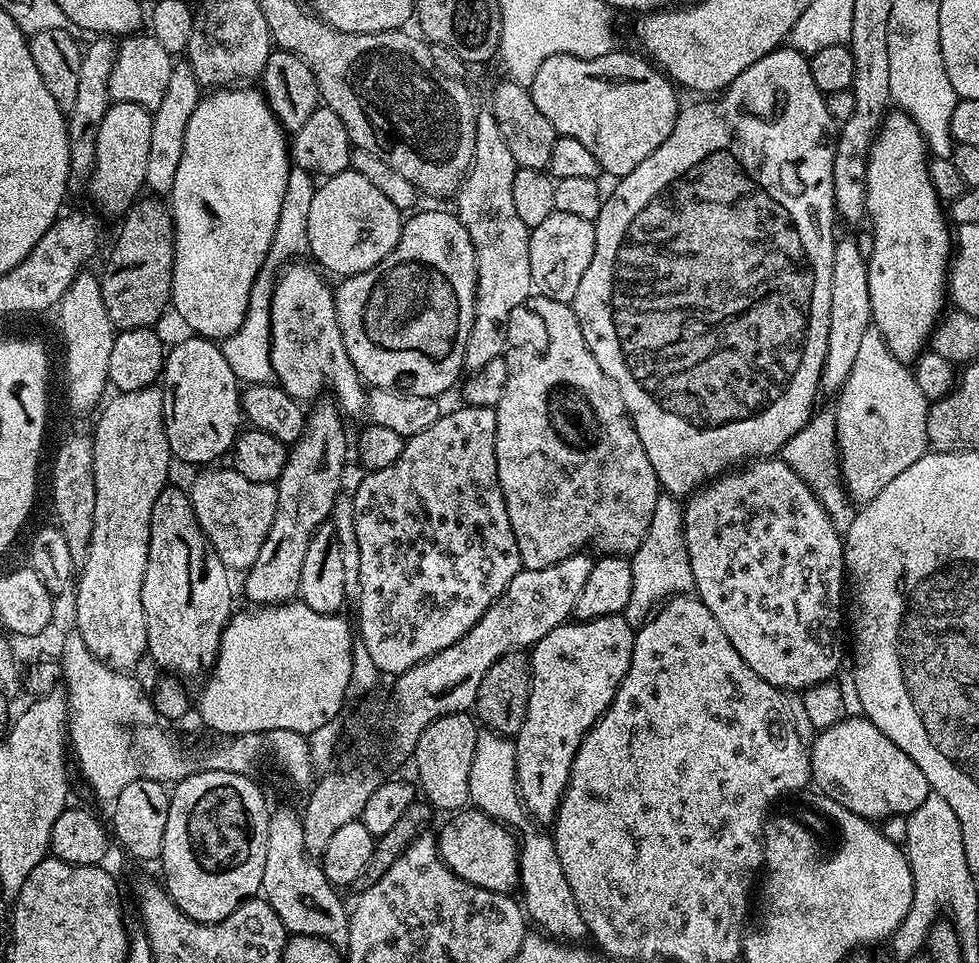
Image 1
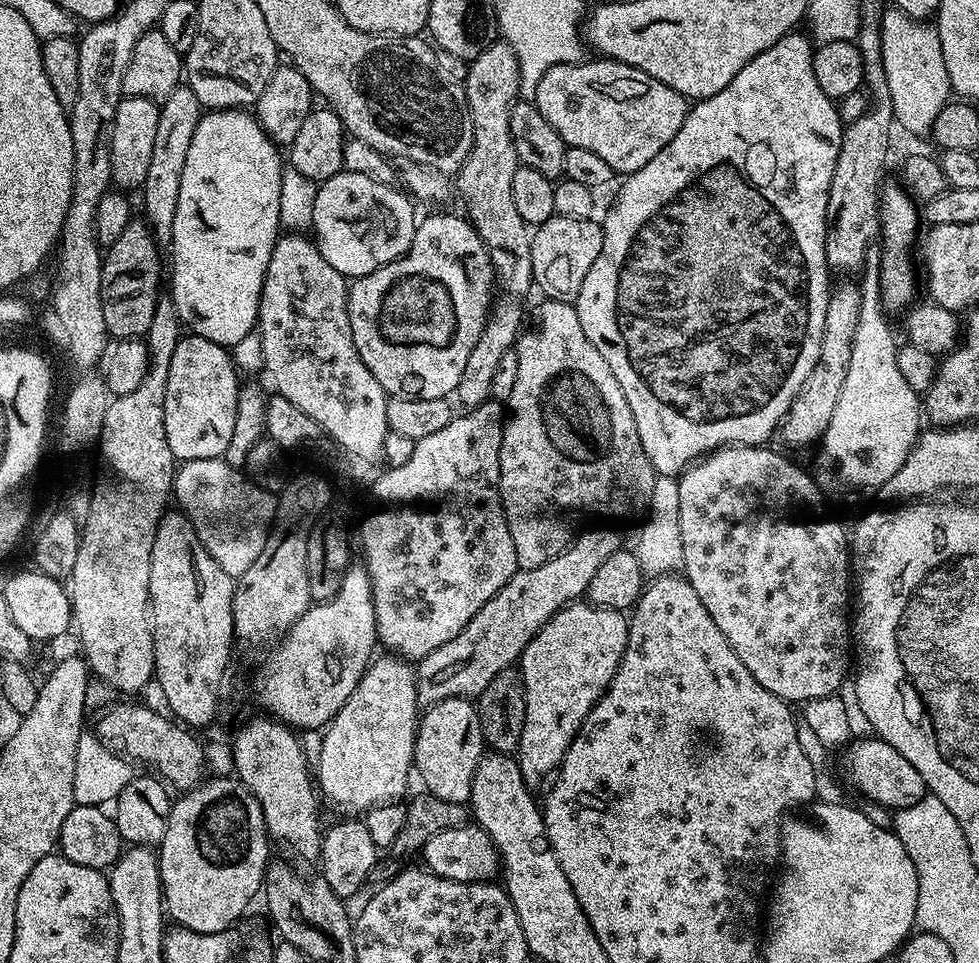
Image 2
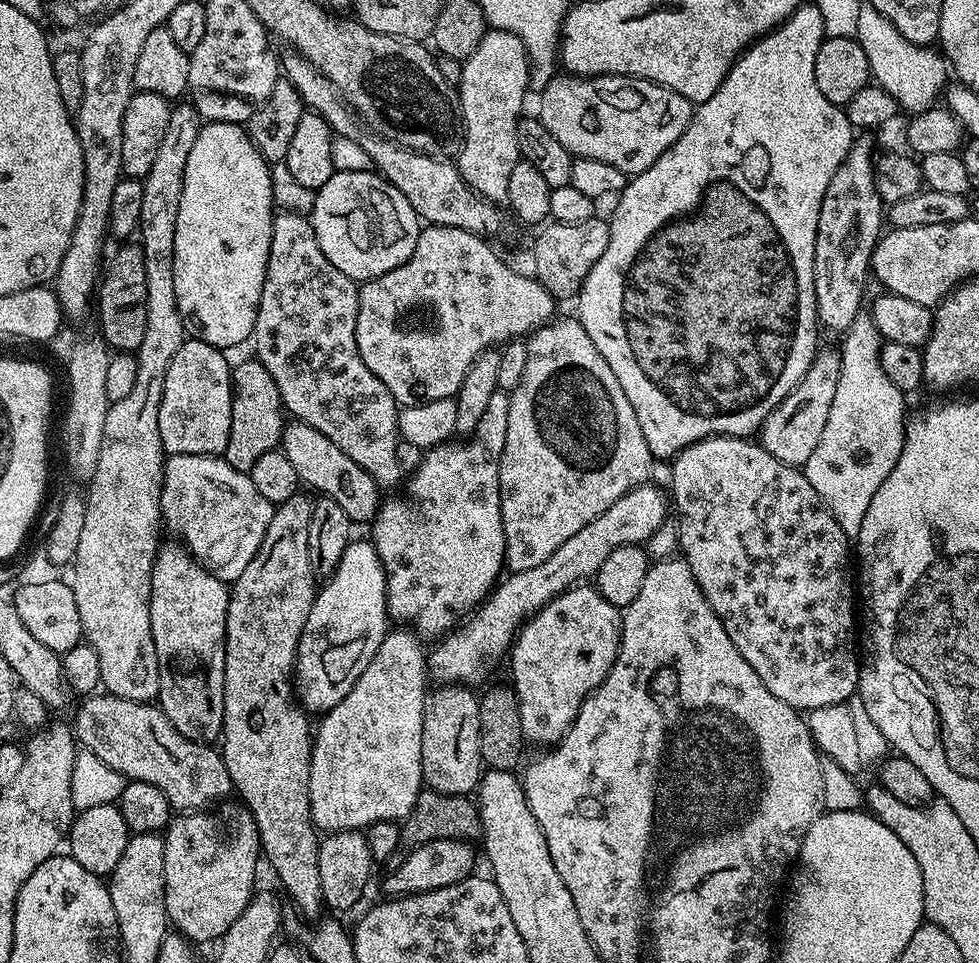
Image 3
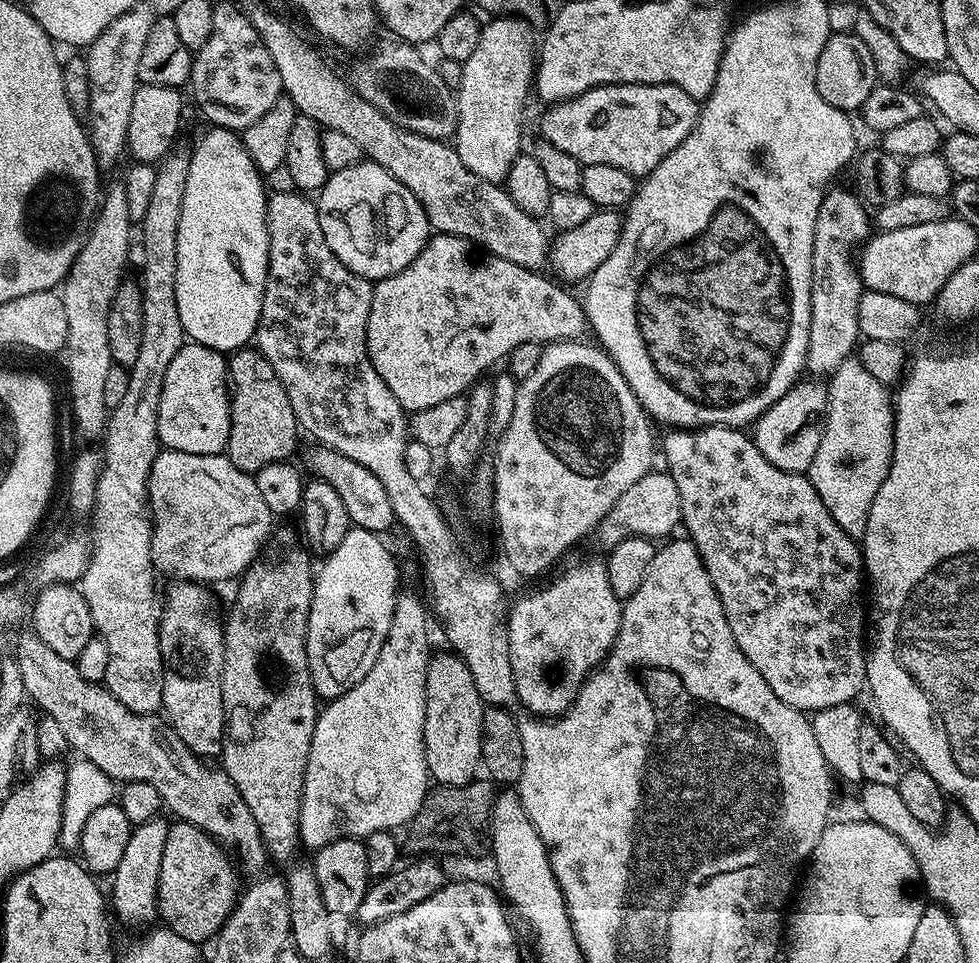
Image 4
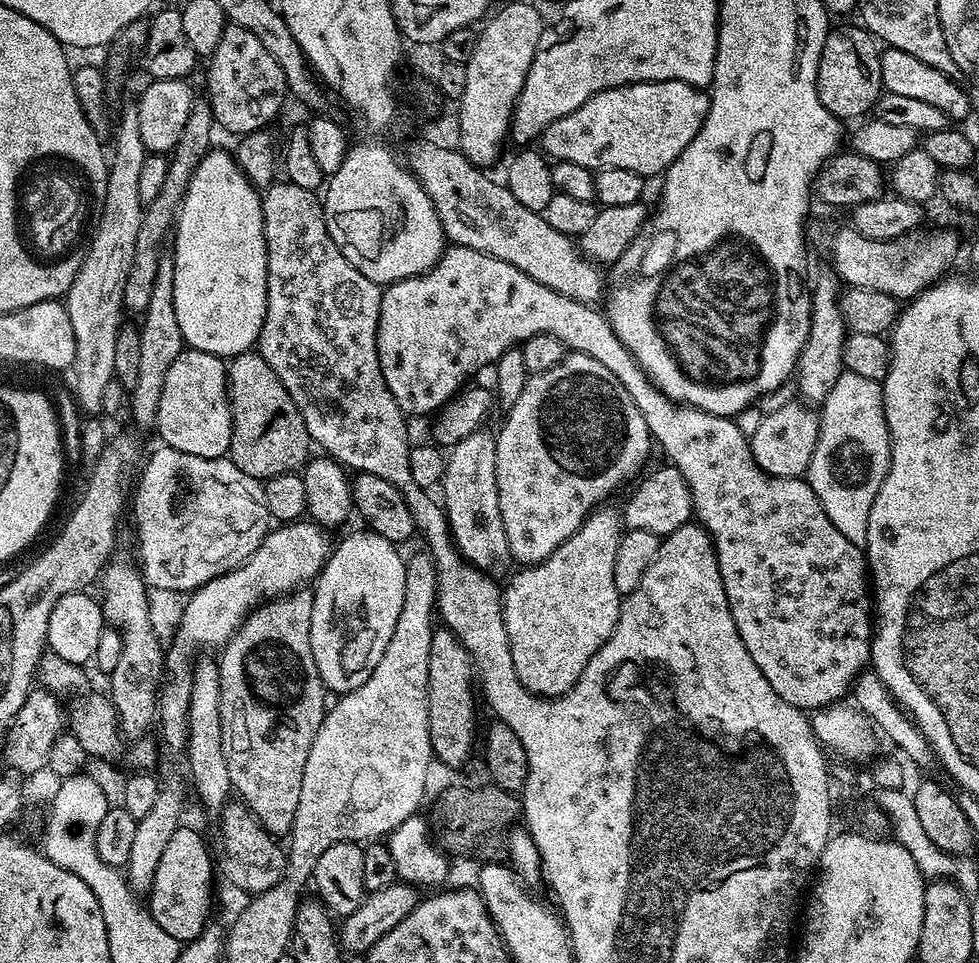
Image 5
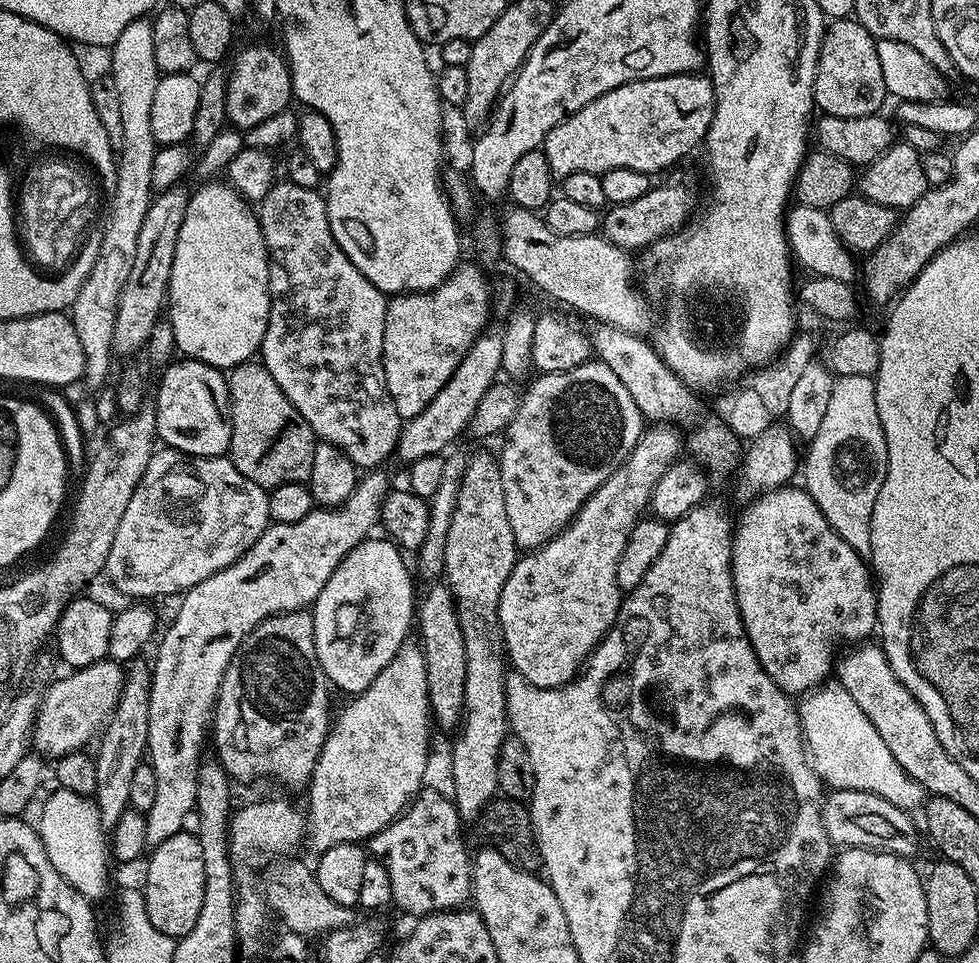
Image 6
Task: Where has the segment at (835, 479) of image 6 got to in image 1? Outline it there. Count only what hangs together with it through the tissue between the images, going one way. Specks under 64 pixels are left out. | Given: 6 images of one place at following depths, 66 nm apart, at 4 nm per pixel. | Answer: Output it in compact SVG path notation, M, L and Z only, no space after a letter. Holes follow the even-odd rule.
M875 326L866 330L854 358L854 370L846 378L843 388L838 393L840 401L834 405L836 413L836 446L840 450L840 479L848 491L849 500L857 505L869 504L883 488L902 470L907 470L929 451L926 434L926 418L928 417L929 400L918 390L911 367L905 361L896 360L886 346L882 334Z

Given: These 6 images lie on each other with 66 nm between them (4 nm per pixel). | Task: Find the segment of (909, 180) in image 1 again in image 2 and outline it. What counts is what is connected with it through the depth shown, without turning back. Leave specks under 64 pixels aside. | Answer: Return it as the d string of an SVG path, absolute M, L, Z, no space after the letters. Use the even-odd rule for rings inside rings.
M885 183L880 190L880 227L882 229L880 301L892 314L895 314L899 308L907 309L913 303L912 295L916 292L916 276L912 273L912 260L908 257L908 251L916 240L916 227L921 227L922 224L917 201L909 196L899 183L896 184Z

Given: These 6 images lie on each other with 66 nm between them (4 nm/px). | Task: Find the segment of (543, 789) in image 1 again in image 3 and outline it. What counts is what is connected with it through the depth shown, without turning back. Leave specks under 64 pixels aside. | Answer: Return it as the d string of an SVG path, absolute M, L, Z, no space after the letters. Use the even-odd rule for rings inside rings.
M580 582L567 588L561 596L554 597L544 608L524 621L524 627L516 634L510 649L512 660L511 687L516 694L518 714L522 718L525 741L537 740L540 746L554 746L570 730L585 698L606 678L610 666L614 666L620 649L621 609L616 608L588 582Z

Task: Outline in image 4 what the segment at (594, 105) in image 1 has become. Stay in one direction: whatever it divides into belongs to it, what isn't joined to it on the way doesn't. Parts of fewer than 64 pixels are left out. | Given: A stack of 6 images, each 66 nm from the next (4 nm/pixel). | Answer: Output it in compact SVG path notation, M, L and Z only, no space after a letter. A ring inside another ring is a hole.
M600 84L569 100L558 100L540 120L540 136L580 164L618 166L643 178L690 134L701 105L673 84Z

